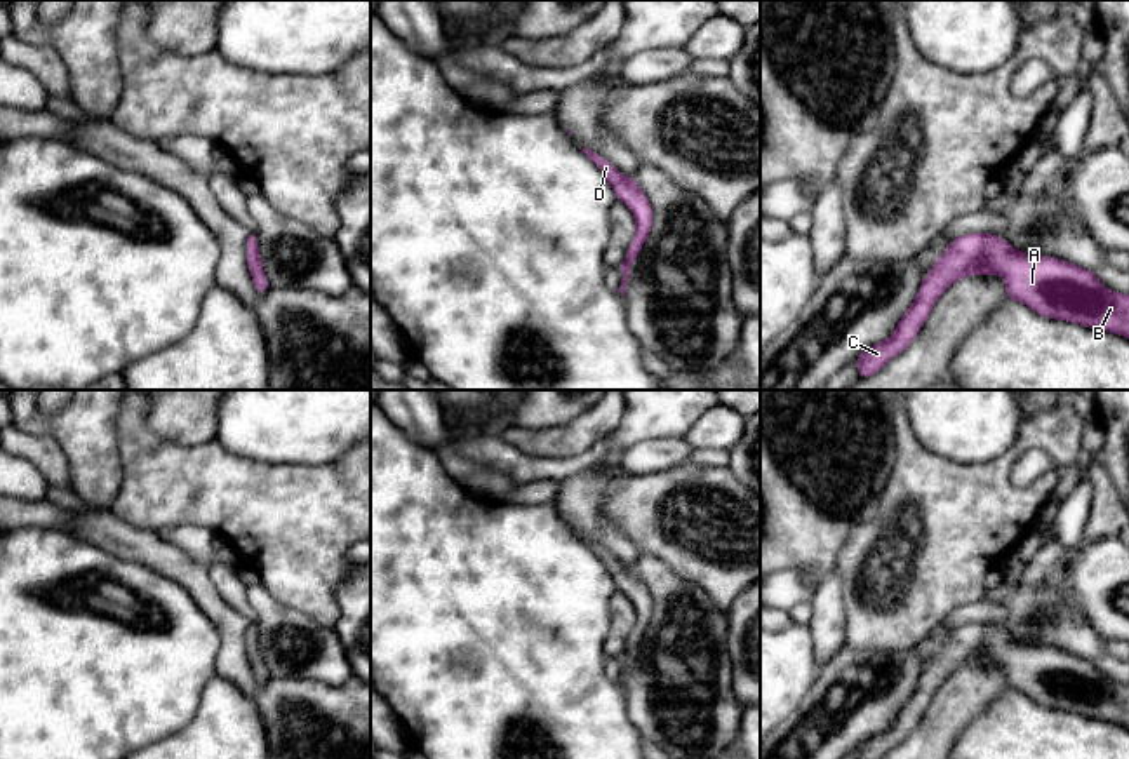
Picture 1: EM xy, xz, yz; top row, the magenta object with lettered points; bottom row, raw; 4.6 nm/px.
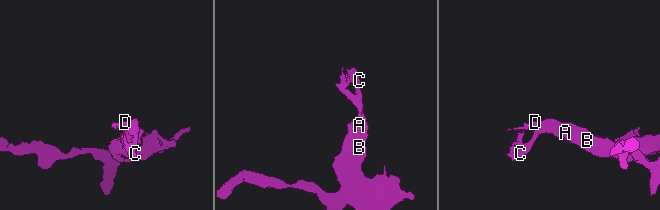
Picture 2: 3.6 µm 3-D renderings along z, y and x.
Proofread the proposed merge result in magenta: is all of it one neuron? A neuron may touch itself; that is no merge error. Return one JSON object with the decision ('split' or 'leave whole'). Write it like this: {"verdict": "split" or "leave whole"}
{"verdict": "leave whole"}

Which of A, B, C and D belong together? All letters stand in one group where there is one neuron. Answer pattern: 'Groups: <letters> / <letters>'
Groups: A B C D

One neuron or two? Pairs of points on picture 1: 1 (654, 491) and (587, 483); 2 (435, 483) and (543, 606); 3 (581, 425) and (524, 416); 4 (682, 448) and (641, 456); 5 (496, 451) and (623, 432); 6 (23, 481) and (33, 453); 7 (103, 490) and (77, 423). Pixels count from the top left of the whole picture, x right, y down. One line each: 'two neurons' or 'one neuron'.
1: two neurons
2: one neuron
3: two neurons
4: one neuron
5: one neuron
6: two neurons
7: one neuron

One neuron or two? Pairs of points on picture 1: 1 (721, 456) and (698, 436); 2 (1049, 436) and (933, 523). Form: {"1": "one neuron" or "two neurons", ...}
{"1": "two neurons", "2": "one neuron"}

